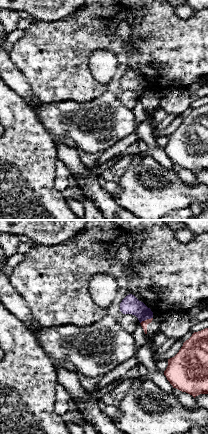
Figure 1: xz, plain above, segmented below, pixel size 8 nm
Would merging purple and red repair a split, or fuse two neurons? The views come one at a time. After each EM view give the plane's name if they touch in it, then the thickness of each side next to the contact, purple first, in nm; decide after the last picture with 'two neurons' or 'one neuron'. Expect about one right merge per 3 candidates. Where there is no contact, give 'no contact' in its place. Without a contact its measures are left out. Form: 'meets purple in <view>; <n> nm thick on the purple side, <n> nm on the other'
meets purple in xz; 150 nm thick on the purple side, 50 nm on the other

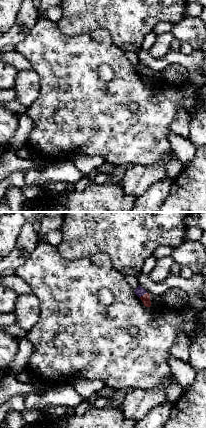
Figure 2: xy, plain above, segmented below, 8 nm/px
meets purple in xy; 80 nm thick on the purple side, 70 nm on the other

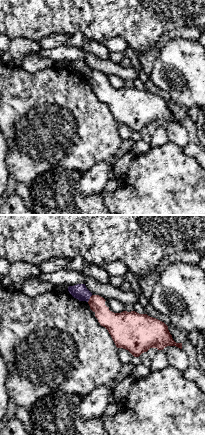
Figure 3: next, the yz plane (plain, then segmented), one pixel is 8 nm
meets purple in yz; 120 nm thick on the purple side, 140 nm on the other

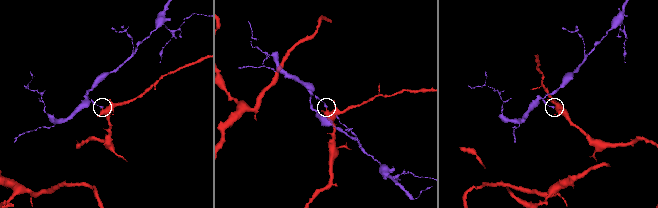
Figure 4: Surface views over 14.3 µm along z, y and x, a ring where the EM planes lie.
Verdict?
two neurons

